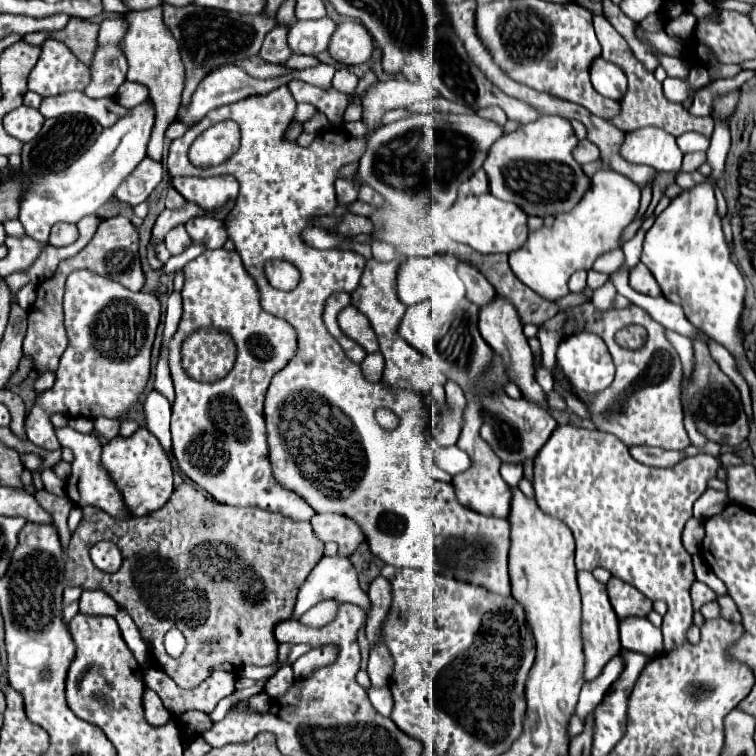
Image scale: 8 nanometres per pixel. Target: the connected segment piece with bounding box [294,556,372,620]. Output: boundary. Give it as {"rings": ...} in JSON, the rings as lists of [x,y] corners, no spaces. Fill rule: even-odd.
{"rings":[[[324,556],[298,592],[294,620],[298,620],[314,604],[322,600],[334,600],[334,594],[338,594],[340,602],[356,602],[364,612],[370,612],[370,598],[360,590],[352,562],[340,556]]]}

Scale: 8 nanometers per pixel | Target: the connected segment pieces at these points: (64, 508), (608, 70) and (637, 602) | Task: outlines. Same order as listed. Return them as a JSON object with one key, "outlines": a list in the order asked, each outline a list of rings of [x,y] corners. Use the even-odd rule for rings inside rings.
{"outlines":[[[[37,490],[34,497],[38,500],[38,504],[52,516],[52,520],[56,522],[60,542],[63,549],[66,550],[71,538],[68,528],[68,514],[70,514],[74,504],[68,498],[58,498],[46,490]]],[[[604,58],[594,60],[590,68],[590,80],[592,80],[592,86],[606,98],[620,100],[620,96],[624,96],[626,92],[624,72],[616,64],[606,62]]],[[[610,578],[608,598],[610,598],[610,604],[618,618],[646,616],[652,608],[652,602],[648,602],[644,594],[636,592],[636,588],[632,588],[630,584],[626,584],[618,578]]]]}

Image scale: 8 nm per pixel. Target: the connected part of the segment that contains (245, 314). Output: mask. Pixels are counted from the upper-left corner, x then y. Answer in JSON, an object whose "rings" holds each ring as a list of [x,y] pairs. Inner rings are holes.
{"rings":[[[206,250],[184,266],[184,276],[184,312],[176,334],[168,342],[168,366],[176,388],[170,431],[173,455],[180,470],[218,502],[258,506],[262,510],[282,512],[294,520],[310,520],[314,510],[308,502],[302,496],[296,496],[296,492],[286,490],[272,476],[264,424],[264,396],[268,384],[272,376],[296,356],[296,330],[286,320],[260,308],[258,288],[234,250]],[[208,326],[226,330],[238,346],[238,358],[232,372],[214,384],[188,380],[180,366],[182,340],[196,328]]]}

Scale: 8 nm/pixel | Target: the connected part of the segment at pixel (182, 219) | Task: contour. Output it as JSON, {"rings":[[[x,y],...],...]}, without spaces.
{"rings":[[[186,202],[182,208],[178,210],[164,210],[152,230],[152,240],[160,240],[166,236],[168,230],[172,230],[178,224],[186,224],[186,220],[192,220],[192,216],[204,216],[206,210],[202,210],[198,204]]]}

